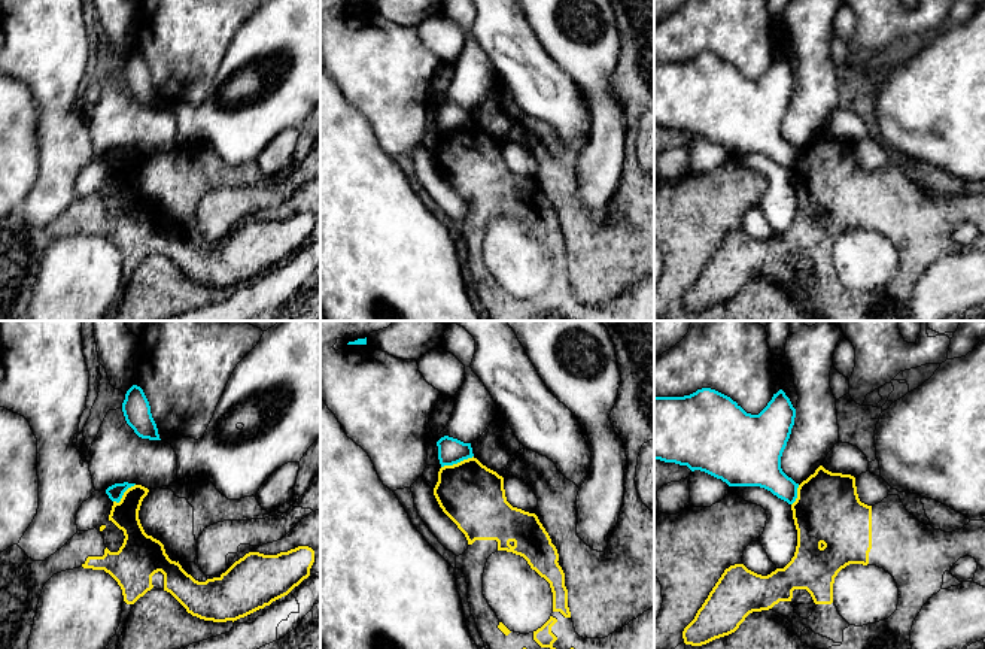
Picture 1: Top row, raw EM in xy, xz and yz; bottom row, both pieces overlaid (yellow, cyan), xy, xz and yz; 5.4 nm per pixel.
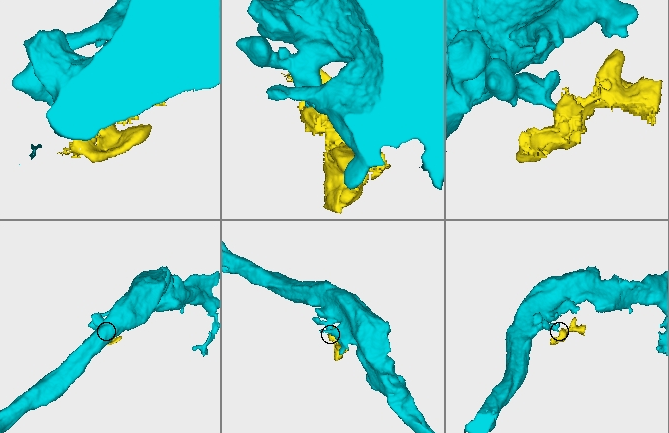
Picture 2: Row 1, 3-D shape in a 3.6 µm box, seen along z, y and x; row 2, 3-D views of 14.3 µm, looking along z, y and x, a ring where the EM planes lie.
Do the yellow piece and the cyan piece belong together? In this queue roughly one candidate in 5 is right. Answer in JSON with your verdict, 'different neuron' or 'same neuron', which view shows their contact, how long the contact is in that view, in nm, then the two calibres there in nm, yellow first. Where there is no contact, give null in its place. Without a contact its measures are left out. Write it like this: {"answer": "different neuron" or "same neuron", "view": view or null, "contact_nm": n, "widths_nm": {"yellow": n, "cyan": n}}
{"answer": "different neuron", "view": "xz", "contact_nm": 190, "widths_nm": {"yellow": 340, "cyan": 140}}

